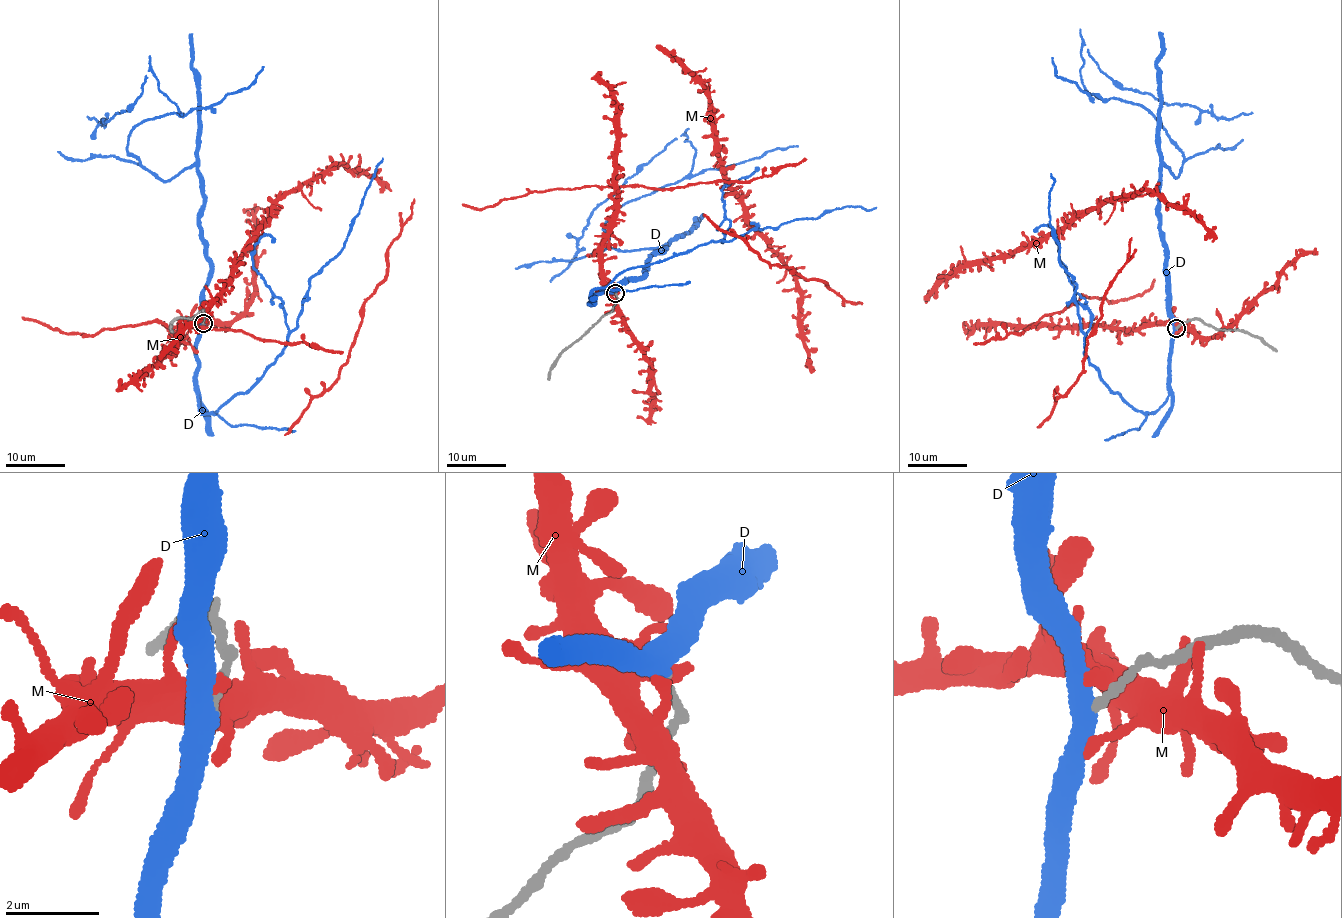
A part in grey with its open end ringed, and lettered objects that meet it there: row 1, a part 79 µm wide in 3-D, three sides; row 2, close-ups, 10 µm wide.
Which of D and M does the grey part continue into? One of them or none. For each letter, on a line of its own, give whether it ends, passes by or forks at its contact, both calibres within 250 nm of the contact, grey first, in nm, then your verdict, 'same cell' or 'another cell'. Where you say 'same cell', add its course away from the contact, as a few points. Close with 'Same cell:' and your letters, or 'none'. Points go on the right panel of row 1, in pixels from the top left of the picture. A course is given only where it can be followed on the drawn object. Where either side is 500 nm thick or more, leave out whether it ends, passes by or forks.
D: it passes by; calibres 200 and 440 nm; same cell; course (1176, 328), (1158, 178), (1184, 160), (1139, 105), (1091, 94), (1081, 52), (1170, 105), (1253, 113)
M: it passes by; calibres 240 and 320 nm; another cell
Same cell: D

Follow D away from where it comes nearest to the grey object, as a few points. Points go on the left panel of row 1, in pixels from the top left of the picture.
D: (202, 324), (203, 177), (156, 179), (129, 153), (136, 126), (181, 114), (148, 70), (126, 111), (88, 117)

